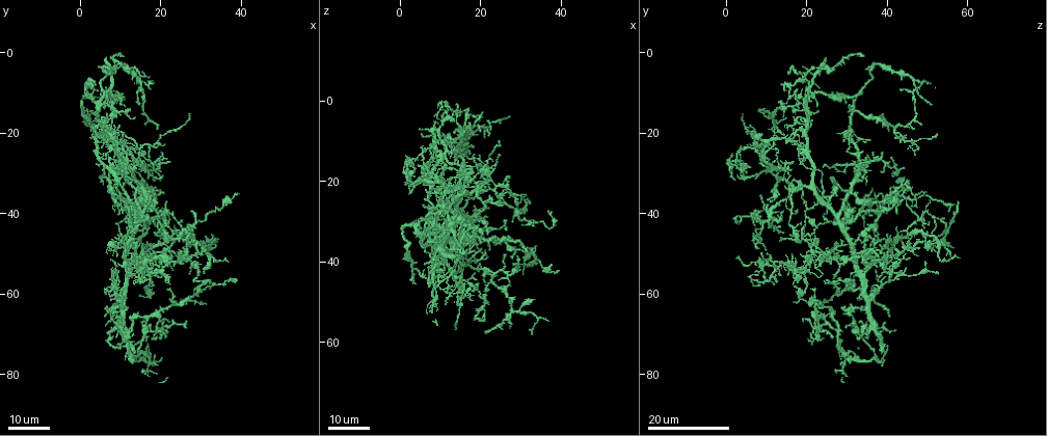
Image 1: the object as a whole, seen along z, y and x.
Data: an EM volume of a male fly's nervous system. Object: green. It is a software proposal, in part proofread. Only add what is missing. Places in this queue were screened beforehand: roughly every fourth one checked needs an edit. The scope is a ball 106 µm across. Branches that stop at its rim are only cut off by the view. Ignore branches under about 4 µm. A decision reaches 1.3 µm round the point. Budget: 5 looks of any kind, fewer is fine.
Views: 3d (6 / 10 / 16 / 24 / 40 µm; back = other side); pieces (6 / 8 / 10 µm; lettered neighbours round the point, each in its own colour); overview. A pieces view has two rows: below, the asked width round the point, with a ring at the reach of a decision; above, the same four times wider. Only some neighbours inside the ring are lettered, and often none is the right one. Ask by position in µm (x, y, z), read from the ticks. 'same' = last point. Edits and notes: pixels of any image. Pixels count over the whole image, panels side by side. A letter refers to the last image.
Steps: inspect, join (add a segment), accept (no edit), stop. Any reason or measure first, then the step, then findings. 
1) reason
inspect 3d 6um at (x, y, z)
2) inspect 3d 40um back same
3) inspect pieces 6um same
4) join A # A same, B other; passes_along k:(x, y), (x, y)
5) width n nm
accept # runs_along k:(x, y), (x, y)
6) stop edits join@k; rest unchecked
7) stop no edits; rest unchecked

free end
inspect 3d 24um at (22.0, 37.5, 57.5)

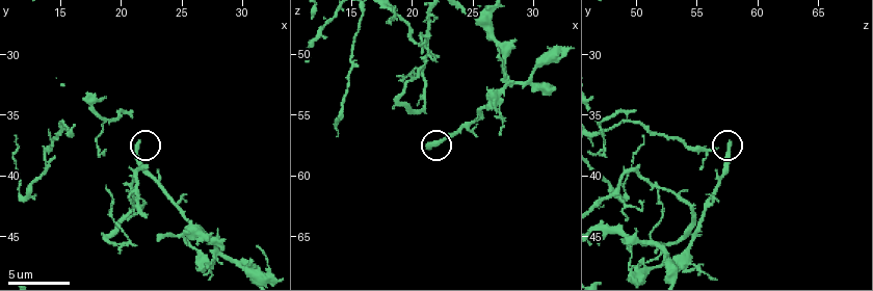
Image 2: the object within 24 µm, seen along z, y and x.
inspect pieces 6um at (21.6, 37.4, 57.6)

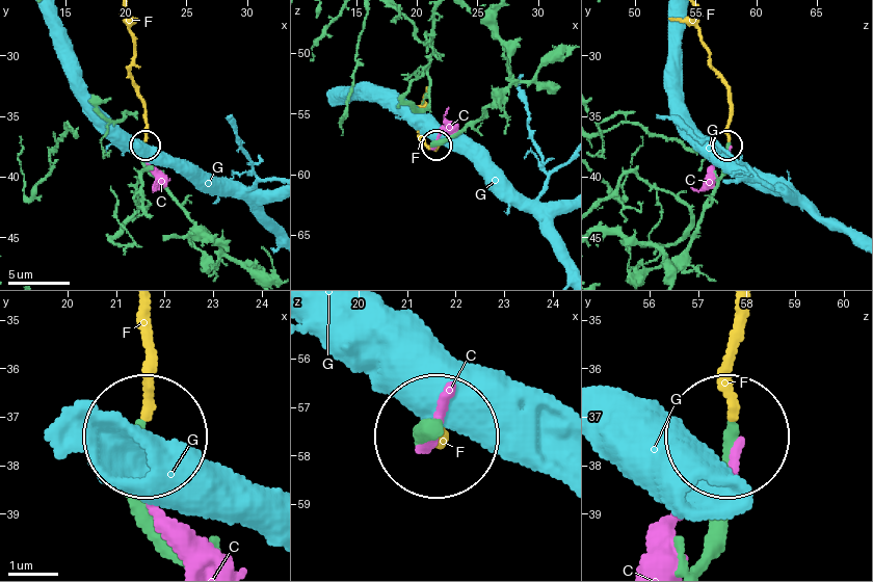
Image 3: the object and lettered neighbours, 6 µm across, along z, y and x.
width 210 nm
join F # C other, F same, G other; the neuron continues

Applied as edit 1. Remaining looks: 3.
see it whole again
inspect overview

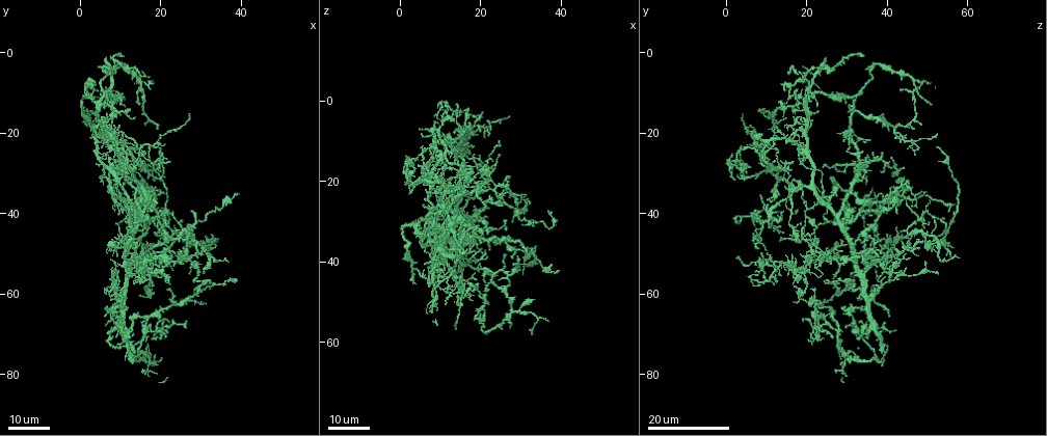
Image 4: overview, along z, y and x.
free end
inspect 3d 24um at (21.0, 34.5, 50.0)

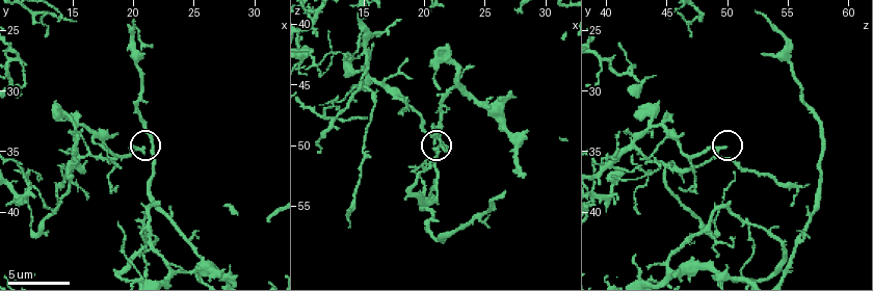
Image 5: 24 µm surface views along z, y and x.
inspect pieces 10um at (20.8, 34.6, 49.8)

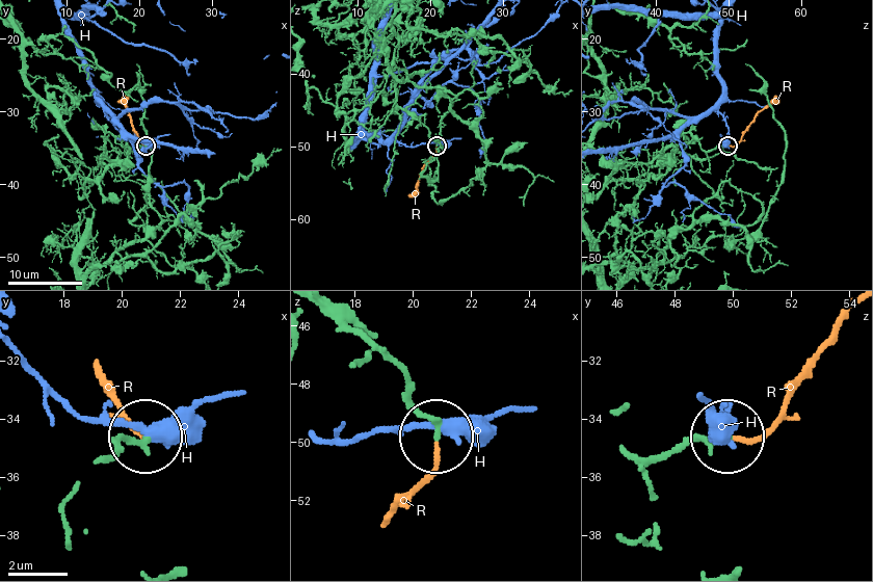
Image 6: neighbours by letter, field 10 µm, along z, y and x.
join R # H other, R same; passes_along 6:(389, 360), (438, 437), (435, 470), (391, 517); the neuron continues

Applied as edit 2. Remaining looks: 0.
stop edits join@3, join@6; rest unchecked

